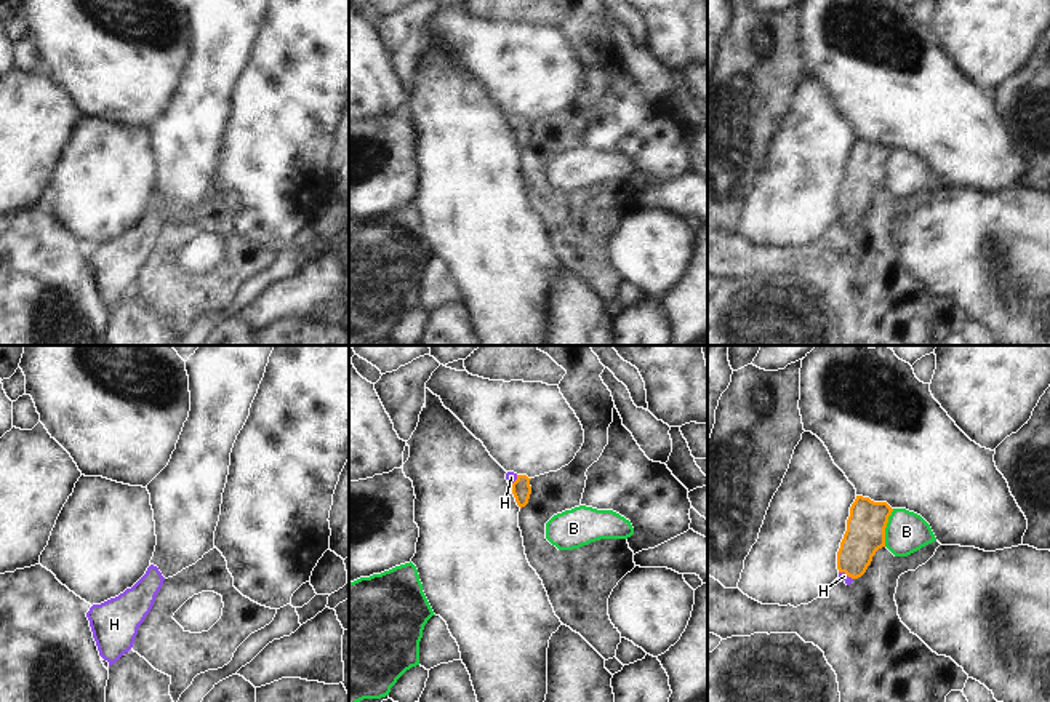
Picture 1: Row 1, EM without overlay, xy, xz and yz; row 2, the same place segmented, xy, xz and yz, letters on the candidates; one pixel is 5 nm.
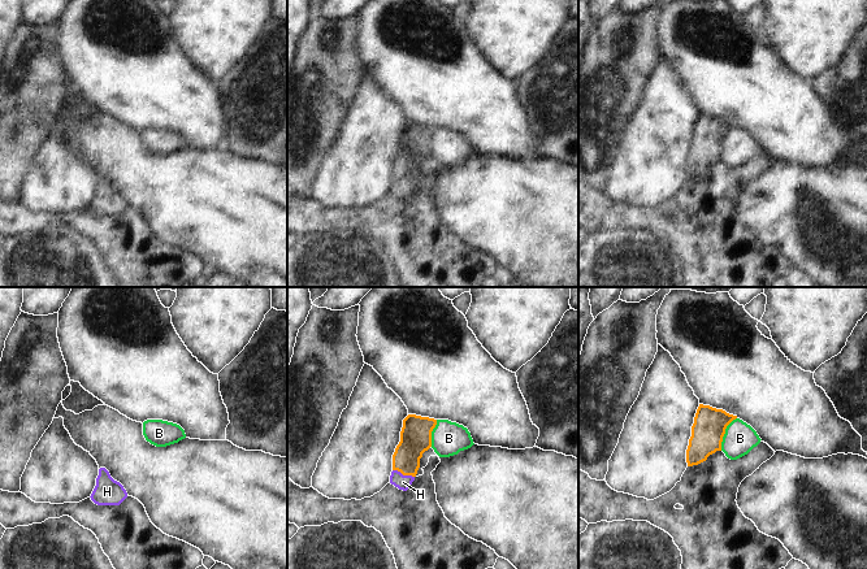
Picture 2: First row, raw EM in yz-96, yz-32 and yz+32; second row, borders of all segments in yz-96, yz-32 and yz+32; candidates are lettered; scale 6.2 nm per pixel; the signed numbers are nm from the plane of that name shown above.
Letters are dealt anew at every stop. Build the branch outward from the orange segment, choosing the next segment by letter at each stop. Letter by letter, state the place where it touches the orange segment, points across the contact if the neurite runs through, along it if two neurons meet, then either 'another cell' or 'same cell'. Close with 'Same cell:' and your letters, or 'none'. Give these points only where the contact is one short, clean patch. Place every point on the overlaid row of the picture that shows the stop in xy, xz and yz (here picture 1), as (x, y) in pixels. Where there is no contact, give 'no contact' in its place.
B: contact yz (885, 526); border yz (893, 509), (885, 528), (884, 546); another cell
H: contact yz (845, 573); way yz (865, 534), (845, 573), (844, 576); same cell
Same cell: H

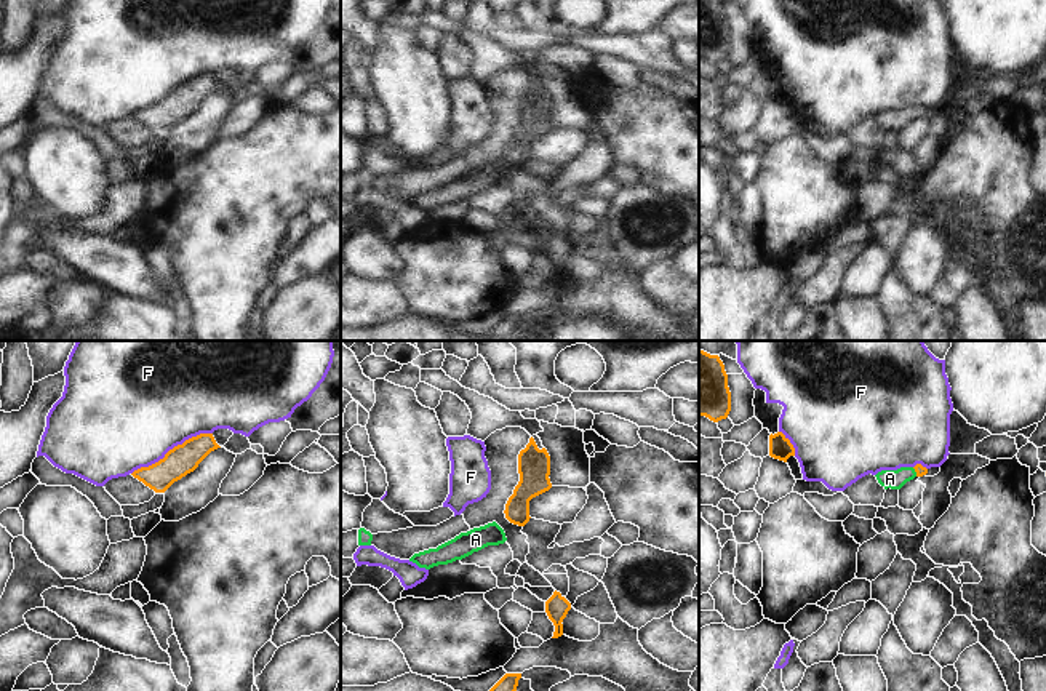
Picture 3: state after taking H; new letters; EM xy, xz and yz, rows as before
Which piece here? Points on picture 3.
A: contact yz (915, 471); way yz (920, 471), (915, 471), (890, 479); same cell
F: contact xy (173, 448); another cell
Same cell: A

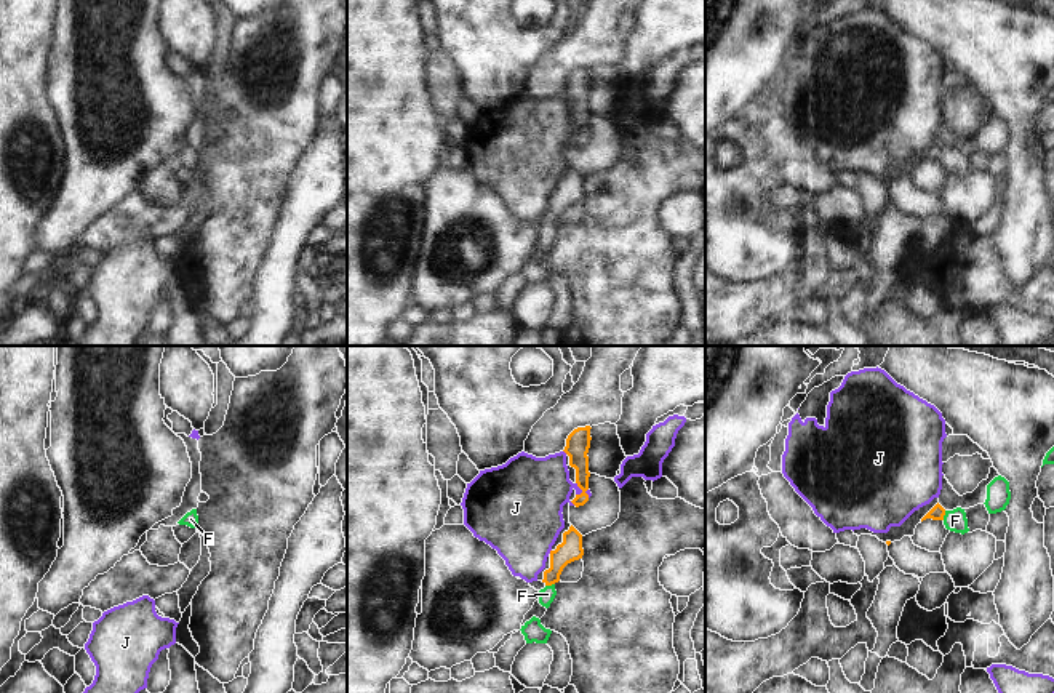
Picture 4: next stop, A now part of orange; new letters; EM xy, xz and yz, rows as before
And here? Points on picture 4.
F: contact xz (549, 584); way xz (570, 549), (558, 560), (549, 584), (547, 594); same cell
J: contact xz (582, 490); another cell
Same cell: F

